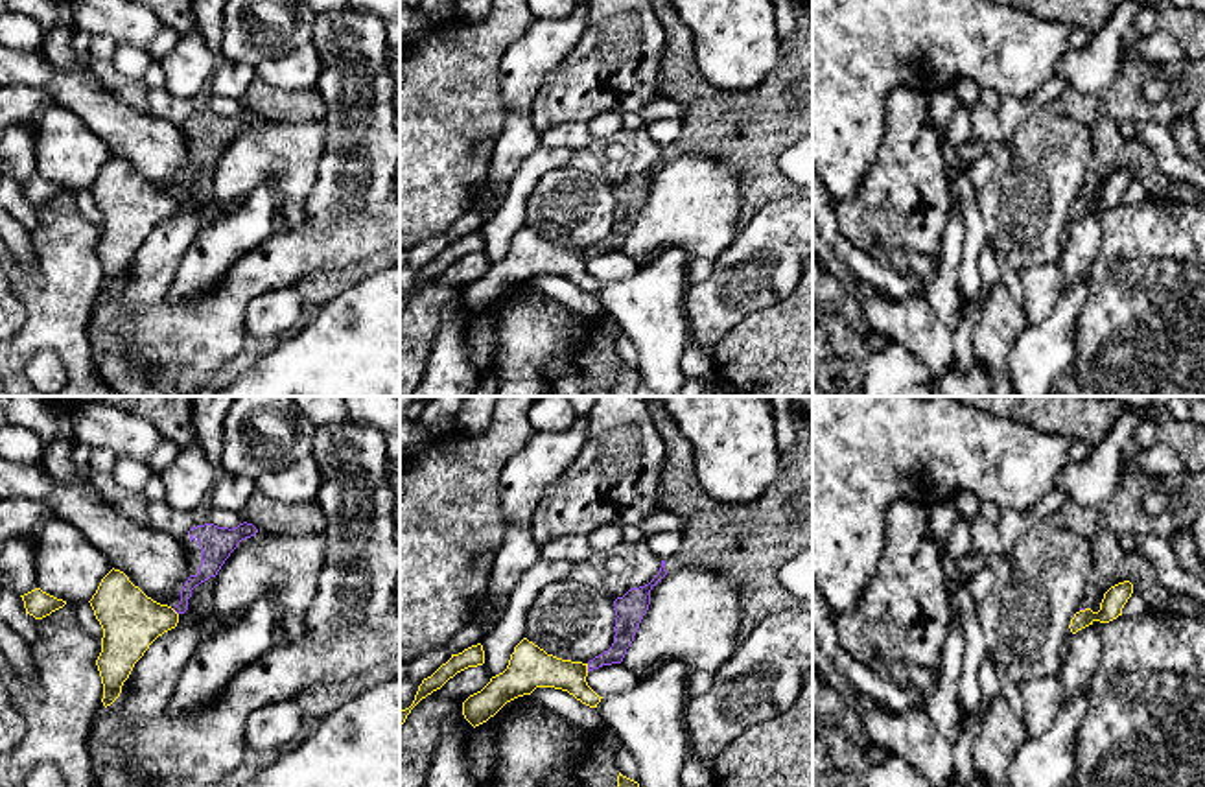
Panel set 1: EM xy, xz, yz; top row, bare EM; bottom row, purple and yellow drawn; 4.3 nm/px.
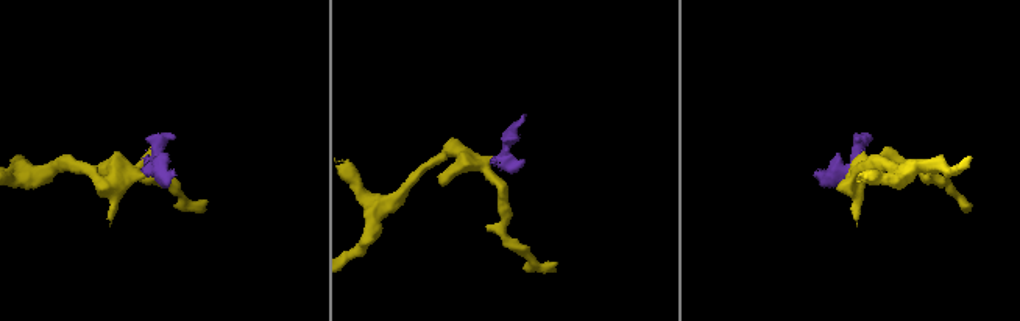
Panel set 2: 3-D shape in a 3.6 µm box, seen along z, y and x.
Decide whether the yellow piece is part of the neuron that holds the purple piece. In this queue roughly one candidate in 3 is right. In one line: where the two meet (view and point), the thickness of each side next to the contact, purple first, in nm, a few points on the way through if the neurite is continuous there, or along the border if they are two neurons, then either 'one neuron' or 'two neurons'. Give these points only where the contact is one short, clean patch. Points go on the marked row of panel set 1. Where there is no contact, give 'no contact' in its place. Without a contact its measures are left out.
meets purple in xz at (588, 668); 100 nm thick on the purple side, 180 nm on the other; border along xz (586, 664), (588, 671); two neurons

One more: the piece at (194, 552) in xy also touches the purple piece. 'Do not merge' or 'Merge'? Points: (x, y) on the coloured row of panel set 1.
Merge

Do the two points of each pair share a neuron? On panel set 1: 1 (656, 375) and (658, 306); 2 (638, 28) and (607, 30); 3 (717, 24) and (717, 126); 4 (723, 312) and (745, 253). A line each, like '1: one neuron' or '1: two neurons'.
1: one neuron
2: one neuron
3: two neurons
4: one neuron

